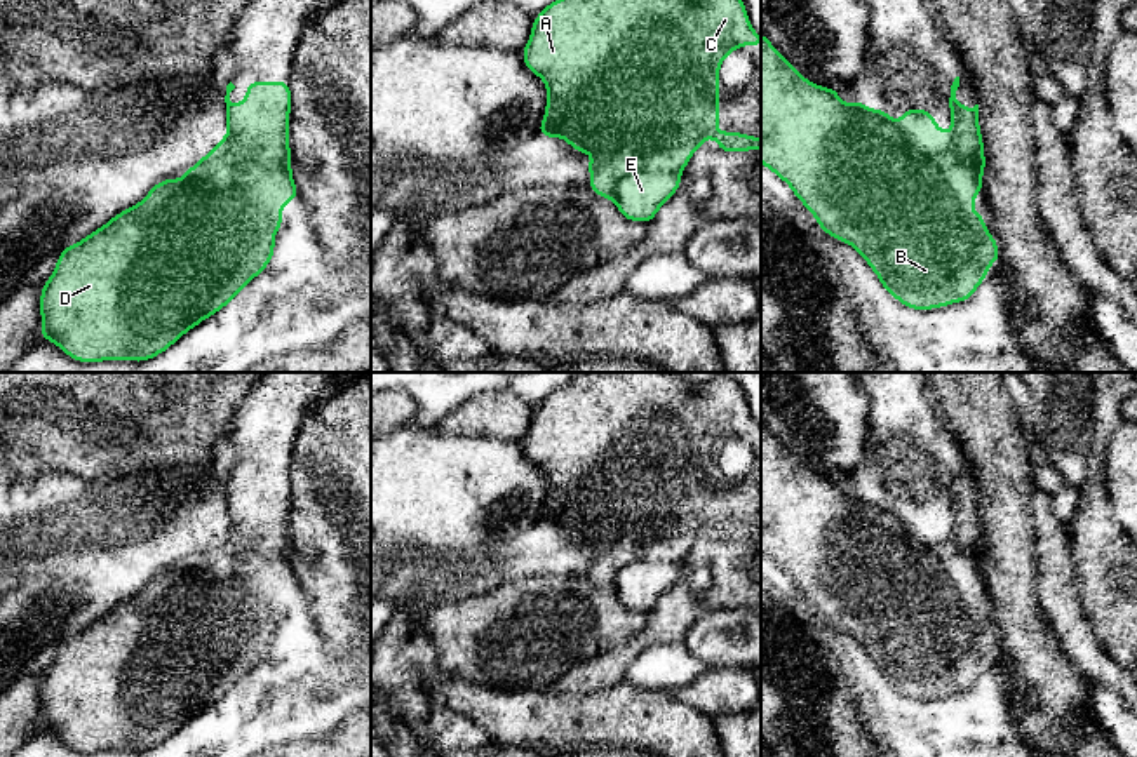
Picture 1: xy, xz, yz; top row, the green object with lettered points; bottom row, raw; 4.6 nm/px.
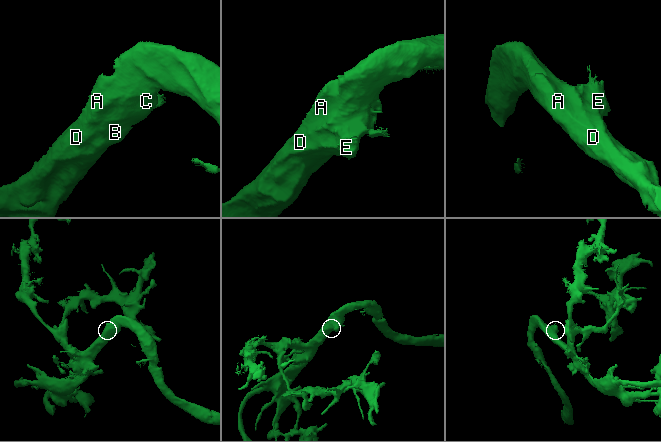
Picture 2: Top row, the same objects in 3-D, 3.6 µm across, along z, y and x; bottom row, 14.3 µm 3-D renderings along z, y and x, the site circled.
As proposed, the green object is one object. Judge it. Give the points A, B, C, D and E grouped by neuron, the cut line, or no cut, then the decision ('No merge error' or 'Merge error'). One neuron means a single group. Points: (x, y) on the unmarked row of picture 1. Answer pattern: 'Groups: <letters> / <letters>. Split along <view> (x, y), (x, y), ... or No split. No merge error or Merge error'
Groups: A B C D / E. Split along xz (679, 561), (608, 561), (605, 564). Merge error

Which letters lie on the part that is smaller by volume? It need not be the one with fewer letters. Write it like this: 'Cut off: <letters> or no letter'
Cut off: E

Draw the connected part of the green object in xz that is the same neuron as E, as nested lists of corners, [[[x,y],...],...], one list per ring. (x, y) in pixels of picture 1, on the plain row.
[[[608,562],[616,571],[615,595],[629,611],[649,613],[681,574],[681,562]]]

